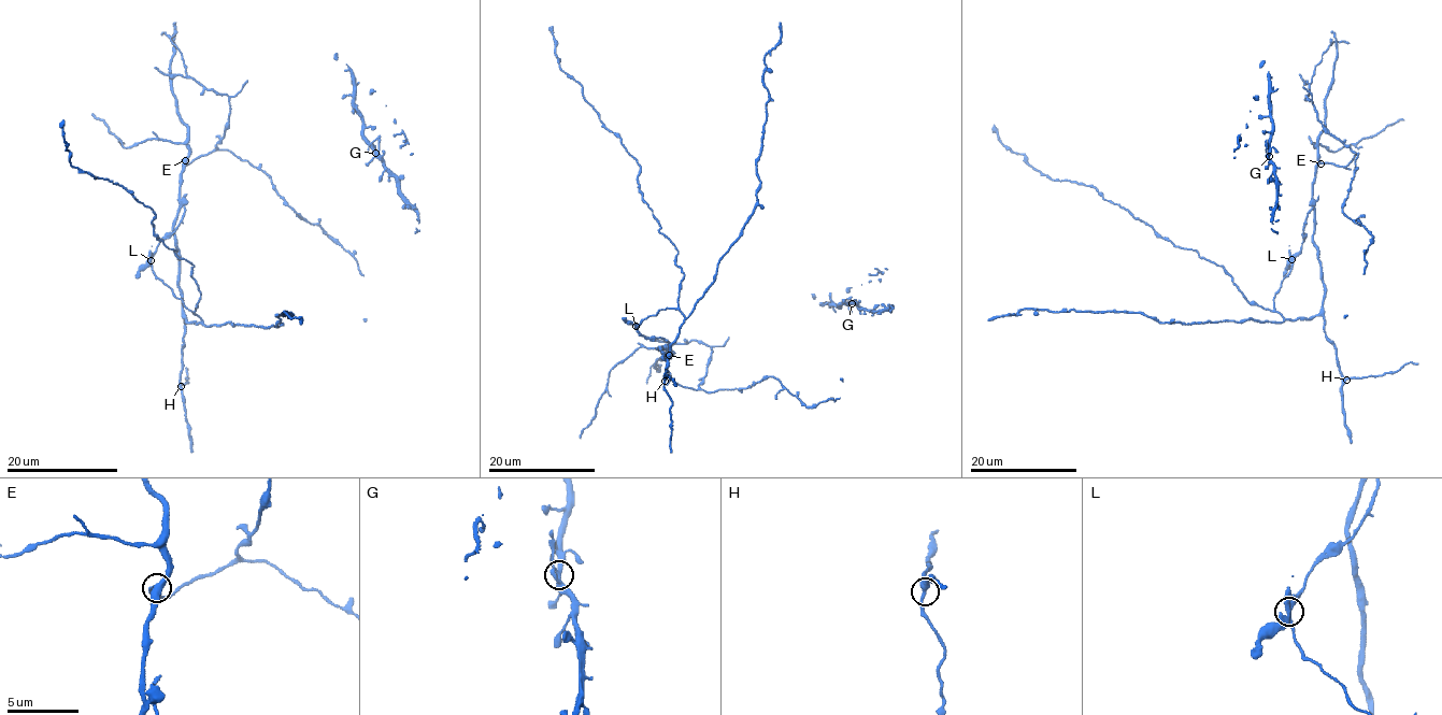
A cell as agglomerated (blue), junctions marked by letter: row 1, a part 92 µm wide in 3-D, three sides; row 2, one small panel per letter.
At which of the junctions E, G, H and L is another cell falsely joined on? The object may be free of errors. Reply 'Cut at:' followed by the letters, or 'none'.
Cut at: L

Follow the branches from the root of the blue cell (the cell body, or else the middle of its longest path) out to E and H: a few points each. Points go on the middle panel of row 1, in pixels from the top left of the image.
E: (647, 338), (664, 338), (669, 343), (665, 345), (669, 355)
H: (647, 338), (637, 327), (660, 310), (676, 309), (685, 317), (677, 338), (670, 347), (665, 381)

